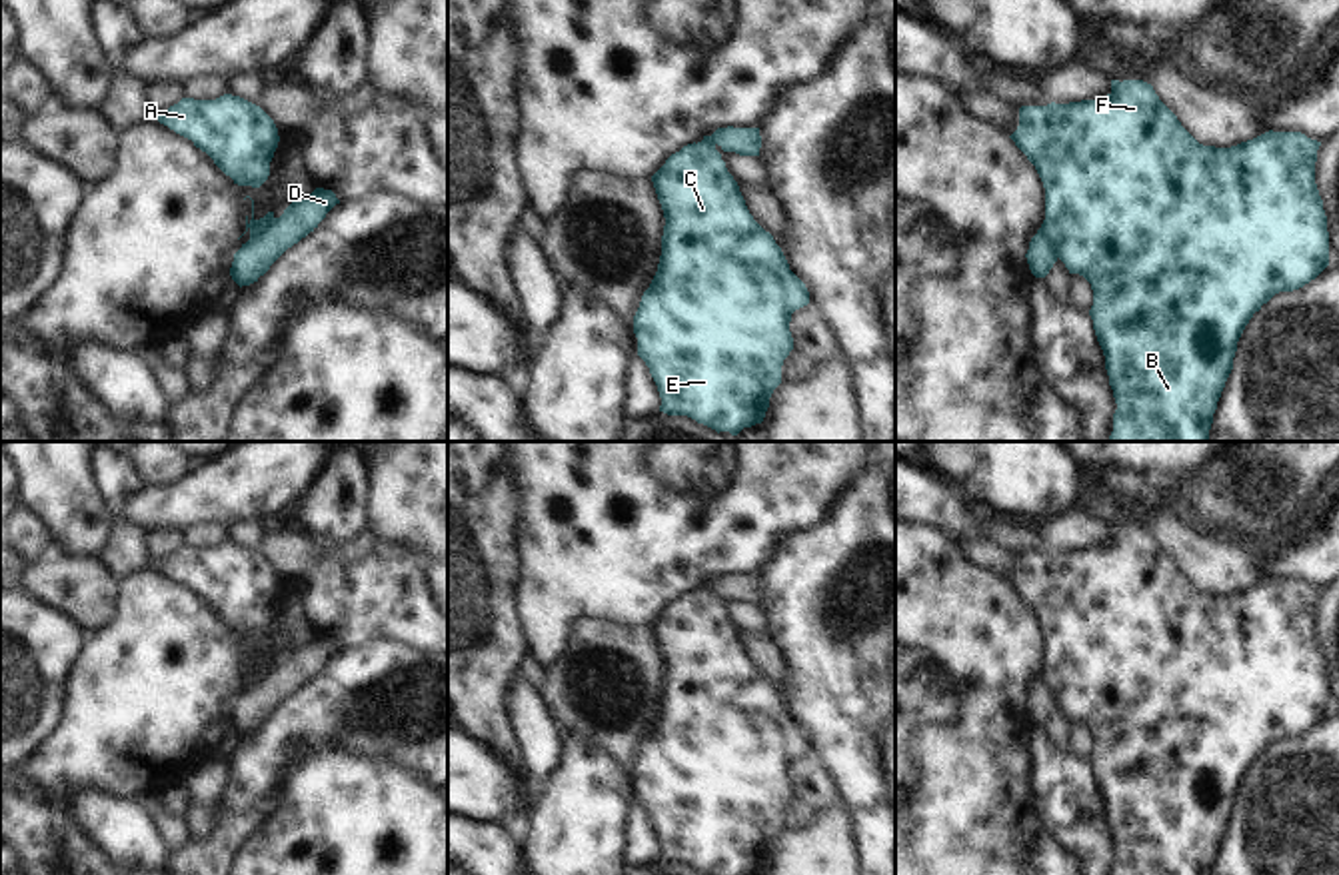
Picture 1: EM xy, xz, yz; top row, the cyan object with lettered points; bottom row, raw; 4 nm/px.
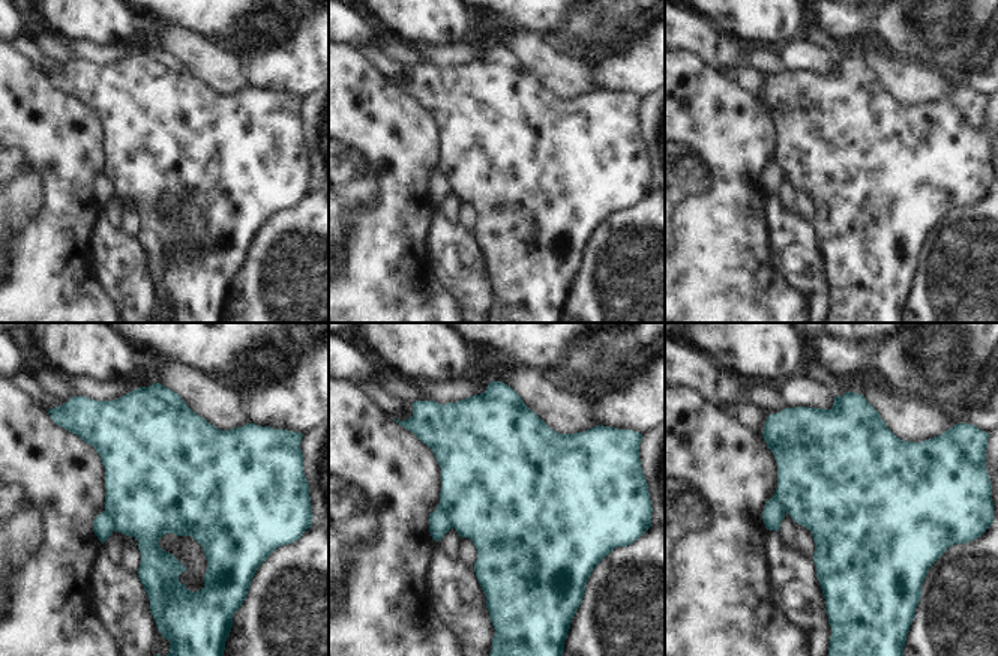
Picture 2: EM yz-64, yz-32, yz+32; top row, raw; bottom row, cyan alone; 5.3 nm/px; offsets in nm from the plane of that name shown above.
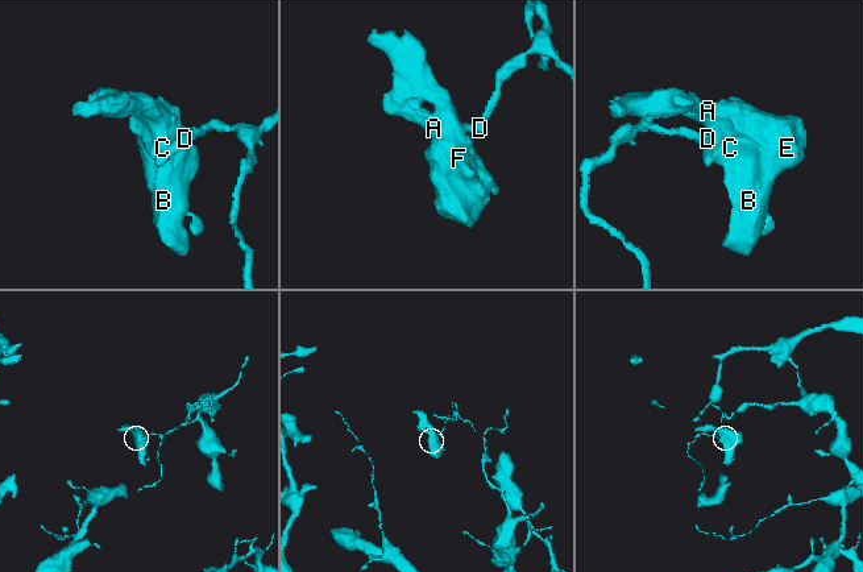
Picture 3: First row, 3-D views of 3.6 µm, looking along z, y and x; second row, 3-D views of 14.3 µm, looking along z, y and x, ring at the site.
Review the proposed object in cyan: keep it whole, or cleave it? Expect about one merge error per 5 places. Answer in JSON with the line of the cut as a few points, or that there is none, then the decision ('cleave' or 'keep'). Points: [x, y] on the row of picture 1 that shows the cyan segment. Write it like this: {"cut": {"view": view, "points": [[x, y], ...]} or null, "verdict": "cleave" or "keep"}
{"cut": {"view": "yz", "points": [[1040, 228], [1058, 256]]}, "verdict": "cleave"}

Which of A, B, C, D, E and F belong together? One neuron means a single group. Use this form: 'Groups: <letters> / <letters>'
Groups: A B C E F / D.

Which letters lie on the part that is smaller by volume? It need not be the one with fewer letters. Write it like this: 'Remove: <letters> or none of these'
Remove: A, B, C, E, F

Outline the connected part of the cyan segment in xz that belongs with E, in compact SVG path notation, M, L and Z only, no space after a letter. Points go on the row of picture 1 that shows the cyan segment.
M693 142L671 154L652 176L666 226L658 272L634 316L638 356L650 368L668 416L687 416L711 430L737 436L761 424L773 390L781 384L783 360L793 350L791 314L809 304L805 284L789 270L775 244L749 214L737 182L713 144Z

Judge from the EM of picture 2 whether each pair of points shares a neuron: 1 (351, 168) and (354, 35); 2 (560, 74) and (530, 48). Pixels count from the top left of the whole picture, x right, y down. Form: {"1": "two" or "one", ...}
{"1": "two", "2": "one"}

